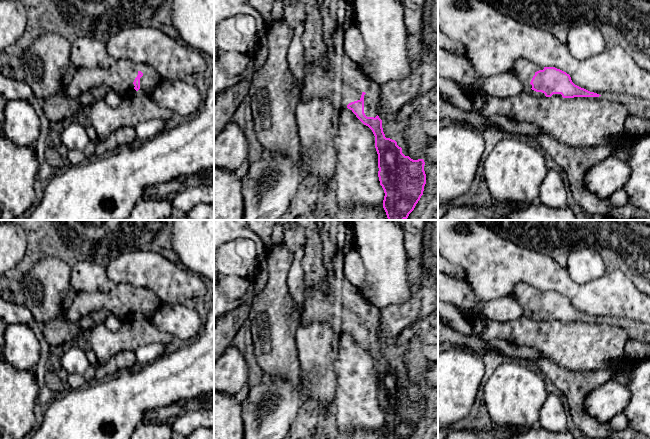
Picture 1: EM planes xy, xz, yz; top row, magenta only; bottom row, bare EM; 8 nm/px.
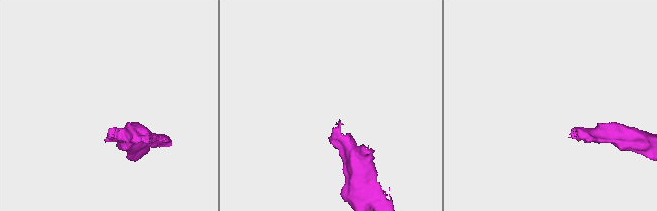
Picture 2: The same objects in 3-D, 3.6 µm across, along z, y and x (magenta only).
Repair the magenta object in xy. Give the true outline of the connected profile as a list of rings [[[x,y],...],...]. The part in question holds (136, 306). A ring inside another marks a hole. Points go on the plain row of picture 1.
[[[120,283],[110,292],[78,292],[64,314],[73,324],[101,308],[111,308],[122,322],[143,322],[150,321],[160,305],[161,301],[150,289]]]

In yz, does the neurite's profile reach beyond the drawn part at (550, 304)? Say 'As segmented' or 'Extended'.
Extended

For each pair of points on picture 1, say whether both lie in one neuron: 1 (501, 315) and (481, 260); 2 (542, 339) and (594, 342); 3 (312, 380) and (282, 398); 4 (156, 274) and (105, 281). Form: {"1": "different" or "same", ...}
{"1": "different", "2": "same", "3": "different", "4": "different"}

